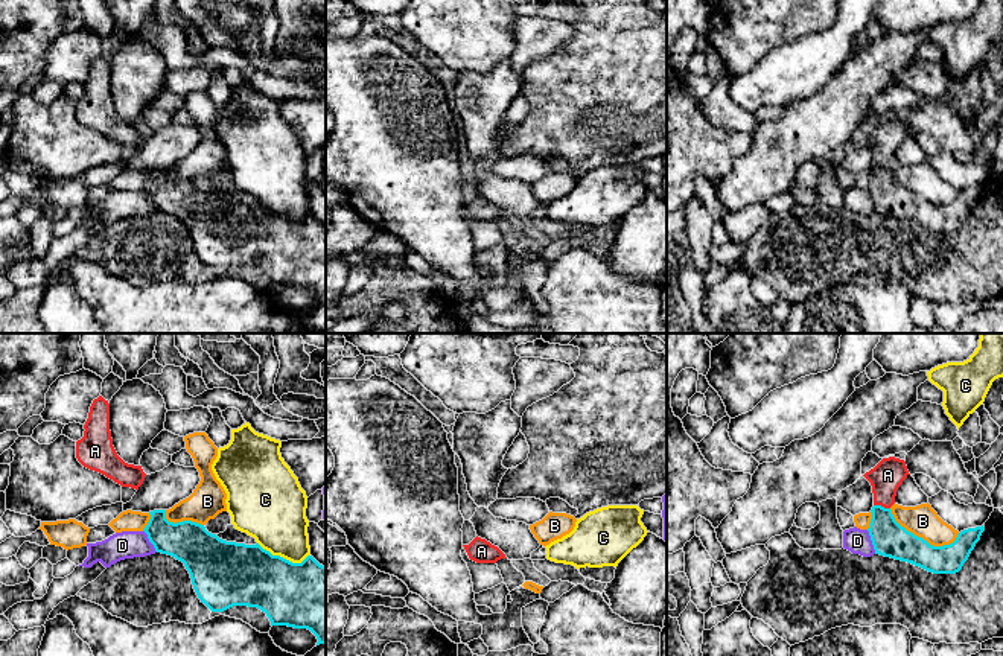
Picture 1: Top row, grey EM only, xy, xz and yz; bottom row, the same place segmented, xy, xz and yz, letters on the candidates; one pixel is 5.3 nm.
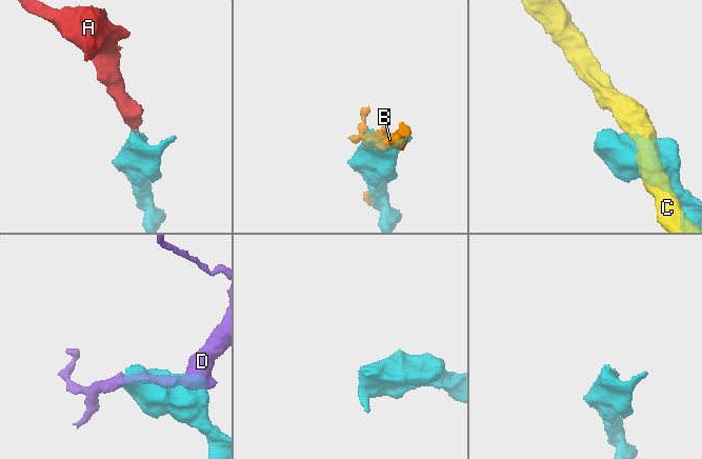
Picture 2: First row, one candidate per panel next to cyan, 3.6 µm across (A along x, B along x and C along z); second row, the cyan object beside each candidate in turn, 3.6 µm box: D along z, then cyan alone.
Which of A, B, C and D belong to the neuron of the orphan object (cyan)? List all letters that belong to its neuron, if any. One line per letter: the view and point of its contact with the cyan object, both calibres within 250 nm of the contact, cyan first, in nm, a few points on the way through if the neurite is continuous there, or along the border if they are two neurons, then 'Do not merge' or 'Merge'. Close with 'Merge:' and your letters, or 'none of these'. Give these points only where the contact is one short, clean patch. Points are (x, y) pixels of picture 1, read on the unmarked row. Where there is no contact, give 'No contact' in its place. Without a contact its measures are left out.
A: Touches cyan at yz (880, 165). Thickness 190 nm (cyan) against 170 nm. Path across: yz (889, 198), (883, 187), (880, 165), (888, 134). Merge
B: Touches cyan at yz (921, 197). Thickness 190 nm (cyan) against 170 nm. Do not merge
C: Touches cyan at xy (282, 216). Thickness 360 nm (cyan) against 340 nm. Do not merge
D: Touches cyan at yz (872, 201). Thickness 190 nm (cyan) against 130 nm. Do not merge
Merge: A

